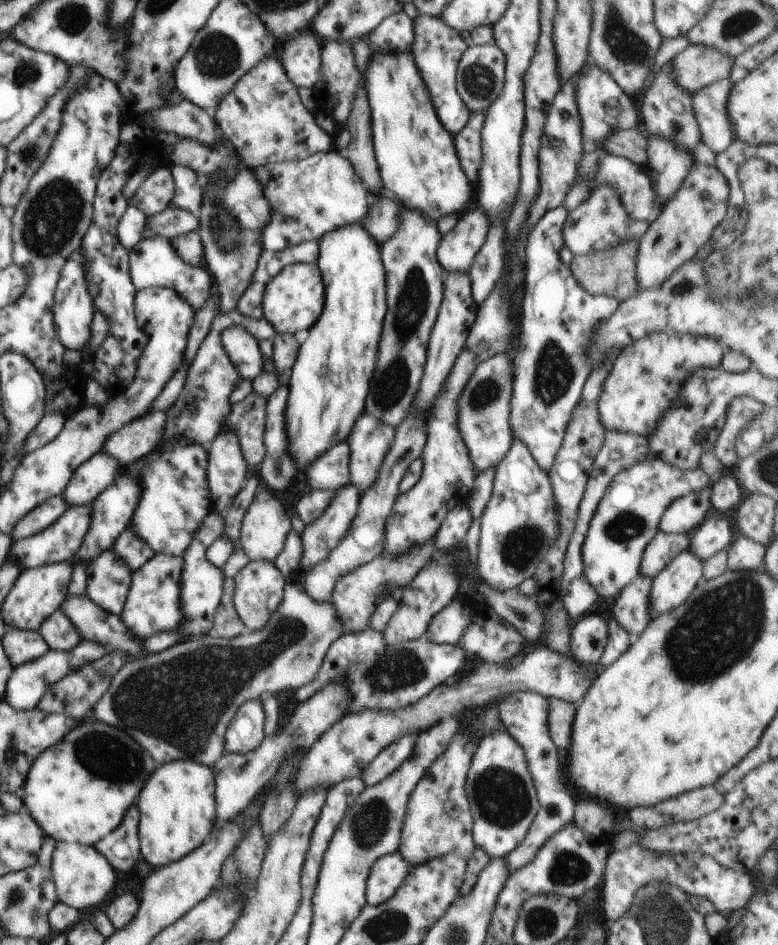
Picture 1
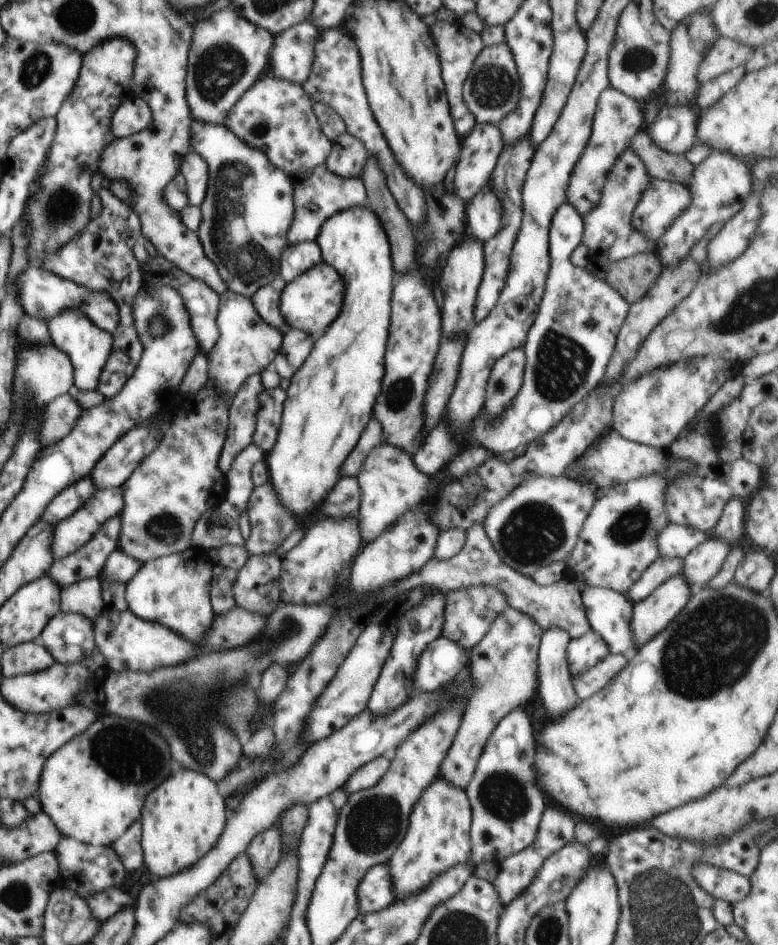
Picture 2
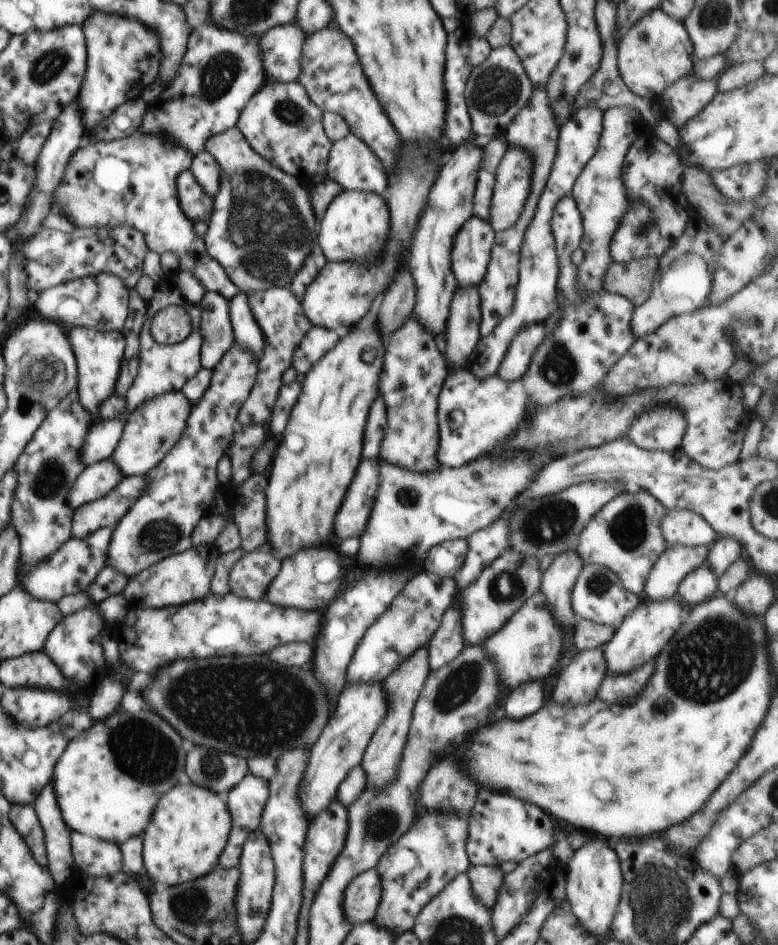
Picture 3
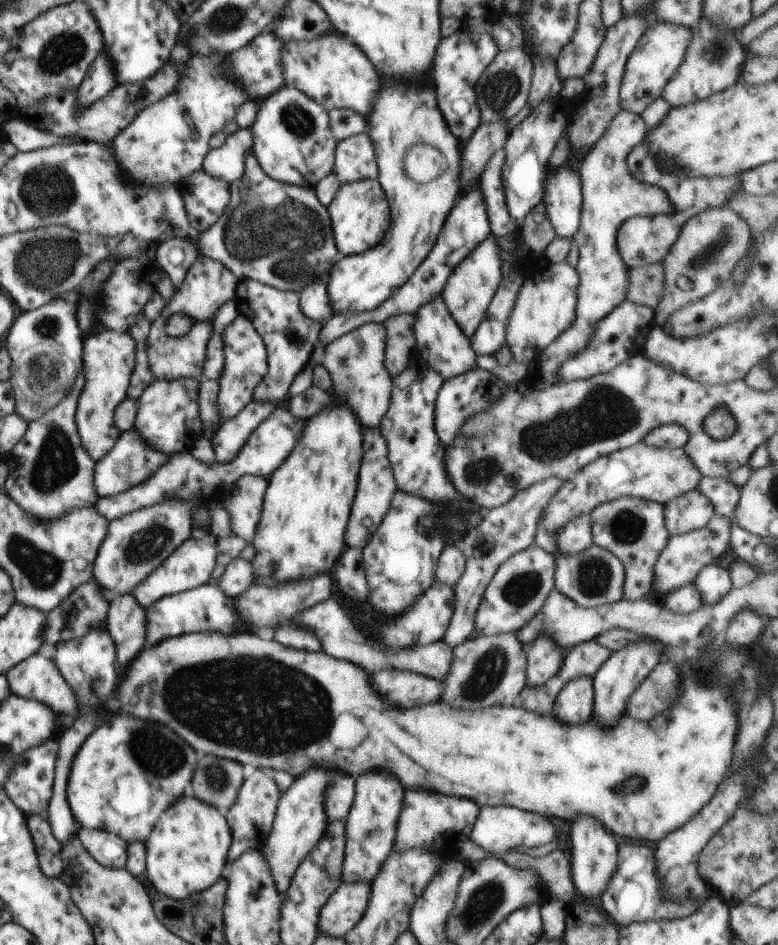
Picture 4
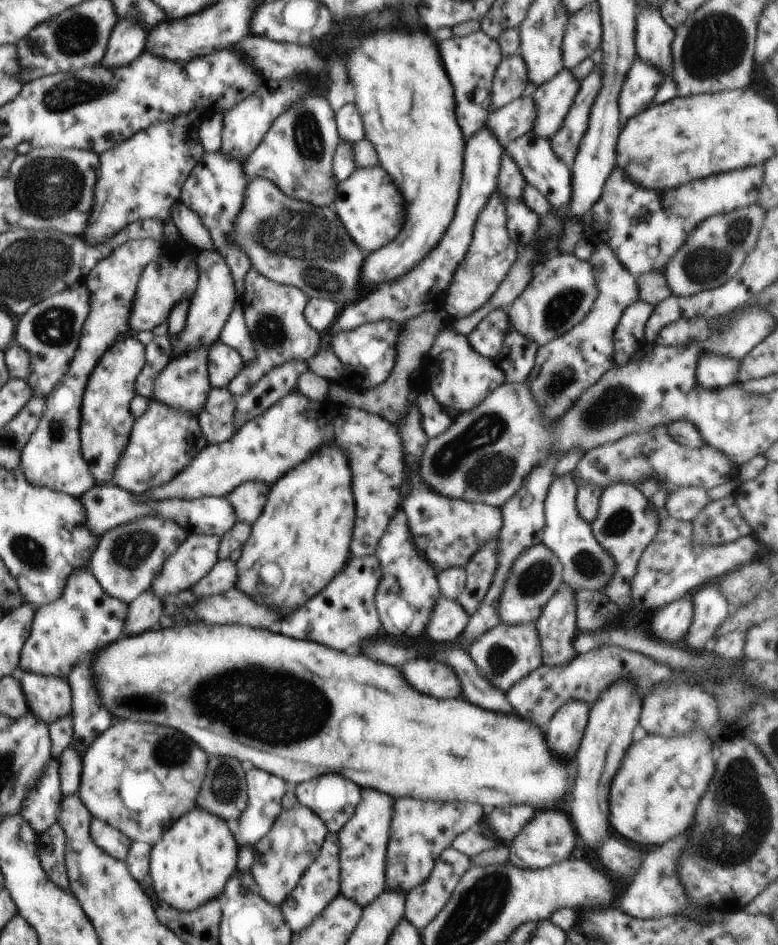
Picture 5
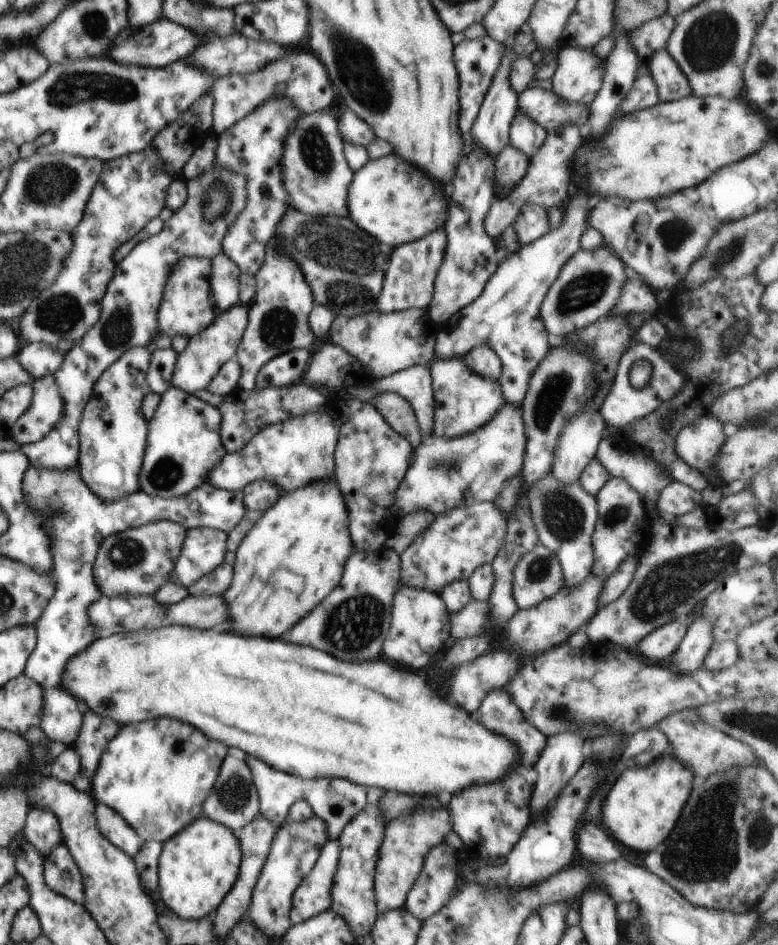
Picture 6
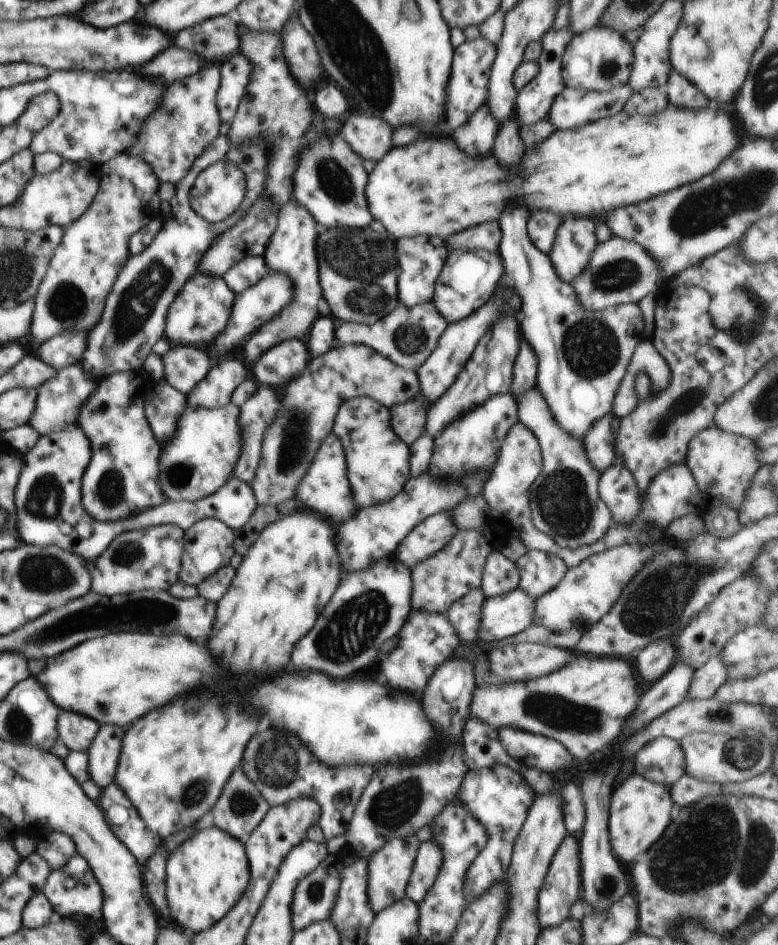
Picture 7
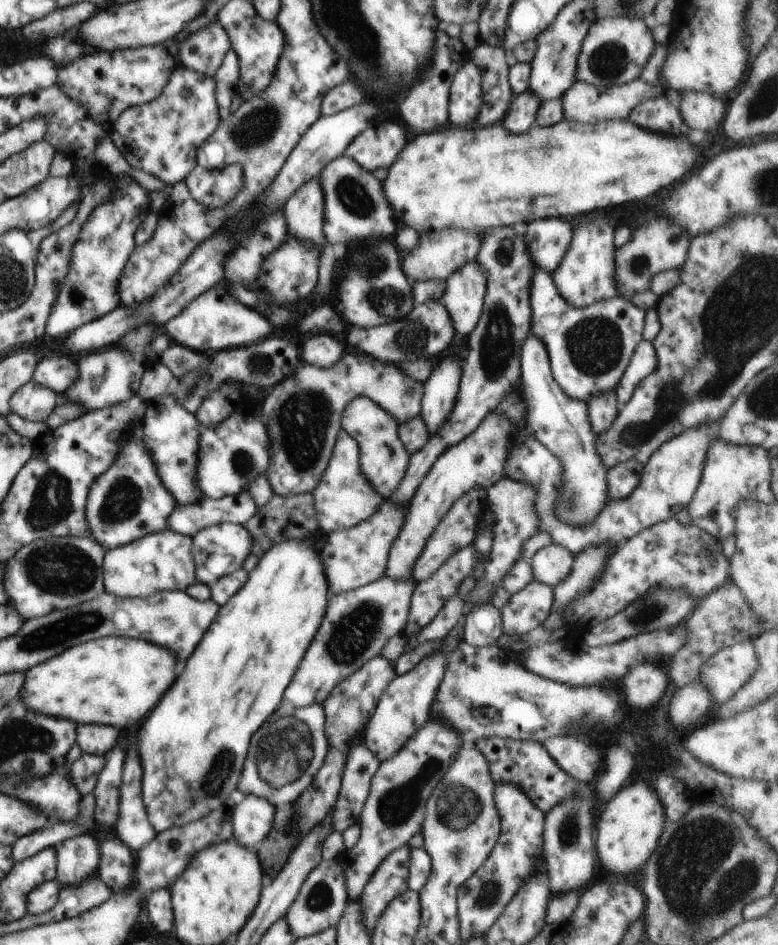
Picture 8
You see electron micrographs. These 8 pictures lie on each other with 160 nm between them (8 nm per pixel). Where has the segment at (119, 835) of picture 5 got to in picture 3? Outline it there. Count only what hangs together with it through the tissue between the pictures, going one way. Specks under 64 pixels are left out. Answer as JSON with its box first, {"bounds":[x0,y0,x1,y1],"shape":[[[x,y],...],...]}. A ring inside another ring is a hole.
{"bounds":[70,831,122,877],"shape":[[[77,831],[70,832],[75,870],[91,877],[113,877],[122,871],[122,852],[114,842],[98,840]]]}

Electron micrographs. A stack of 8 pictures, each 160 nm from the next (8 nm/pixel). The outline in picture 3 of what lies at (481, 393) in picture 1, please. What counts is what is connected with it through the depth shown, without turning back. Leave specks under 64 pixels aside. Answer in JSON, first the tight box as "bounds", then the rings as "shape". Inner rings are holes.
{"bounds":[498,322,546,384],"shape":[[[538,322],[538,324],[526,326],[524,330],[520,330],[520,333],[515,335],[510,348],[506,350],[508,354],[504,356],[504,362],[498,370],[498,376],[504,378],[504,384],[512,384],[524,376],[524,372],[530,366],[534,350],[542,344],[546,334],[545,324]]]}

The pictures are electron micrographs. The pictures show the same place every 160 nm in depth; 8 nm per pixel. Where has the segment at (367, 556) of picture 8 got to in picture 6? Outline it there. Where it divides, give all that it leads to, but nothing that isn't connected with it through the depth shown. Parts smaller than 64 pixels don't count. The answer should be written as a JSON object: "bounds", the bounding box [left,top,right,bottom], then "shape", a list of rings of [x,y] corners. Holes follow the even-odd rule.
{"bounds":[390,405,527,514],"shape":[[[520,405],[504,406],[484,428],[464,436],[445,439],[426,437],[416,448],[416,460],[409,466],[404,484],[396,490],[390,514],[400,510],[410,514],[416,510],[446,512],[452,508],[478,503],[492,503],[500,489],[523,468],[527,434]]]}

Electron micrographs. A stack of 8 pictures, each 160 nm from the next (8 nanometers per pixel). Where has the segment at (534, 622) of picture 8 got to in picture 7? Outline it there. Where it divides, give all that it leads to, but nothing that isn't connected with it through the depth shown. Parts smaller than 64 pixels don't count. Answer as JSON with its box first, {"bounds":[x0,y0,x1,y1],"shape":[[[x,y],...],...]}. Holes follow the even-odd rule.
{"bounds":[478,588,536,647],"shape":[[[520,588],[507,594],[485,598],[480,614],[478,642],[487,647],[490,642],[512,638],[532,625],[536,600],[528,598]]]}

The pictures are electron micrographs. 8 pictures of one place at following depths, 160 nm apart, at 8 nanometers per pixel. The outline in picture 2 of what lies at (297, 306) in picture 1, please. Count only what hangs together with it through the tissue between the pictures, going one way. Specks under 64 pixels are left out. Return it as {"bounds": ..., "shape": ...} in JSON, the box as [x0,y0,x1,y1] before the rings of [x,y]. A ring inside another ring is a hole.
{"bounds":[278,262,344,338],"shape":[[[320,262],[316,266],[312,266],[310,270],[306,270],[304,274],[300,274],[296,280],[286,282],[278,308],[280,308],[282,318],[288,324],[288,329],[298,330],[300,328],[300,330],[320,338],[320,334],[324,334],[326,328],[340,314],[342,300],[344,300],[344,280],[336,274],[334,268]]]}

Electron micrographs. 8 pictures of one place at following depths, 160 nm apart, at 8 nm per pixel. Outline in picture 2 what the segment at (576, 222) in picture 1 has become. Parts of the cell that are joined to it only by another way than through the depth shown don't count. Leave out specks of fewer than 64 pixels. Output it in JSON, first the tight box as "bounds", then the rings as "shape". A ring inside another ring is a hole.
{"bounds":[583,148,656,263],"shape":[[[626,148],[620,160],[616,159],[616,164],[612,172],[605,180],[600,202],[583,218],[584,236],[583,242],[590,249],[590,258],[598,257],[604,263],[614,263],[628,257],[635,257],[641,253],[656,253],[656,244],[644,236],[640,236],[634,230],[632,222],[632,212],[636,204],[642,198],[642,192],[650,184],[650,174],[644,168],[643,160],[636,156],[632,148]]]}

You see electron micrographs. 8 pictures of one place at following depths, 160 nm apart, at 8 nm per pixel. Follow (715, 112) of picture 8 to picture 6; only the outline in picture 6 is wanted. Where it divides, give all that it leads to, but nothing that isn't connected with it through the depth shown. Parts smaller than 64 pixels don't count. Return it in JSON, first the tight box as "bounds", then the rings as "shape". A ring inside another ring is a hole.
{"bounds":[649,50,692,102],"shape":[[[666,50],[658,51],[650,58],[649,70],[662,102],[680,100],[692,94],[688,77]]]}

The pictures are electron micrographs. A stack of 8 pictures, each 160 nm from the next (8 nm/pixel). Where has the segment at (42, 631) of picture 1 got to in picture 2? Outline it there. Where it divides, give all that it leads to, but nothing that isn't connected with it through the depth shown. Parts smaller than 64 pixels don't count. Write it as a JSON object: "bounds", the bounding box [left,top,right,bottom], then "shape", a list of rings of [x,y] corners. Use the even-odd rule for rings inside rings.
{"bounds":[38,611,97,664],"shape":[[[62,611],[48,622],[38,641],[61,664],[74,664],[97,648],[92,621],[86,616]]]}

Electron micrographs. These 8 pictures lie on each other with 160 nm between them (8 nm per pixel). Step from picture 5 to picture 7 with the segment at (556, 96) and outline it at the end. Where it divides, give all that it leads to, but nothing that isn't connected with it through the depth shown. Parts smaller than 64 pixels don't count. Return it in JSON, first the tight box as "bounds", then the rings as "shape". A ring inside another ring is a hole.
{"bounds":[562,25,634,92],"shape":[[[598,25],[572,38],[562,56],[564,86],[586,92],[606,92],[628,85],[634,52],[632,44],[618,30]]]}

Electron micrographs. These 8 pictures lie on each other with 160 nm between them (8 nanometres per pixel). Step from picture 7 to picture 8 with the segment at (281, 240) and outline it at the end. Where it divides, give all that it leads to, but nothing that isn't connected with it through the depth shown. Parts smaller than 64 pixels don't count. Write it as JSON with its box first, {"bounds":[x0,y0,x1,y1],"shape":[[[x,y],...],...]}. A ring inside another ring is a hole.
{"bounds":[283,177,325,246],"shape":[[[318,177],[300,185],[283,206],[286,237],[300,237],[324,246],[324,203],[325,194]]]}

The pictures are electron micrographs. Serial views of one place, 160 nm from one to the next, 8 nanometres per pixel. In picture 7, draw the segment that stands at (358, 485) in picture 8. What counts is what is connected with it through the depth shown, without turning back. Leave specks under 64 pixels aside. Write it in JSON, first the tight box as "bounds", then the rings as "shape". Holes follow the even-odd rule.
{"bounds":[295,434,358,524],"shape":[[[334,434],[328,436],[328,440],[316,452],[316,456],[312,460],[312,466],[308,468],[308,472],[304,474],[304,478],[300,480],[300,484],[296,488],[295,498],[298,498],[304,506],[320,512],[322,516],[330,516],[330,520],[336,522],[336,524],[340,524],[344,520],[350,520],[356,514],[358,506],[352,498],[350,484],[348,484],[348,478],[346,478],[344,448],[342,448],[340,440]]]}

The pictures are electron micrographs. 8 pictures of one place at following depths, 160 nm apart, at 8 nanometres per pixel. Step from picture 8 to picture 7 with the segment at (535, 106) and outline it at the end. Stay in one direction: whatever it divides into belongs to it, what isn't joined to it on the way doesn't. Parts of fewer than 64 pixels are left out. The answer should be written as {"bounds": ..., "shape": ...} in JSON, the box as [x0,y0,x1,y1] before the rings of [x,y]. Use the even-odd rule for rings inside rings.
{"bounds":[494,118,524,166],"shape":[[[516,118],[500,125],[494,154],[504,166],[516,164],[516,160],[520,160],[524,152],[524,144],[520,140],[520,128],[520,122]]]}

